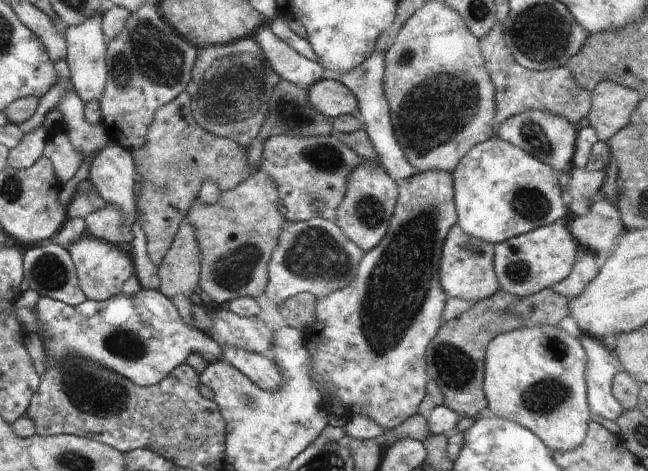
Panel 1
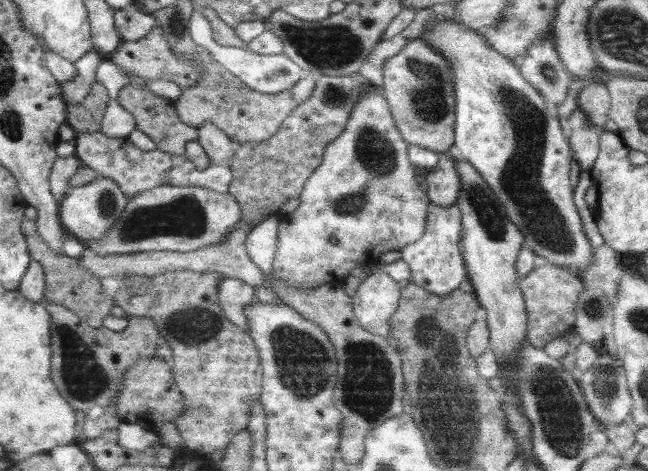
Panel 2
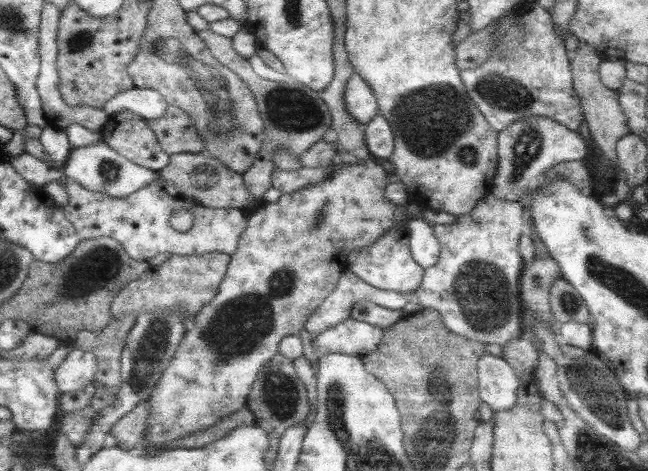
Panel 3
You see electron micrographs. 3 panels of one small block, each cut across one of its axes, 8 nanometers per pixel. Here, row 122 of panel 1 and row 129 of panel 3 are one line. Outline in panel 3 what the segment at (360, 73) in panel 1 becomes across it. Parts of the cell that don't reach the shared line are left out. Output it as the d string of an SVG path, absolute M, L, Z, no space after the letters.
M376 115L369 120L363 130L369 156L387 159L393 154L393 132L389 122L382 115Z

